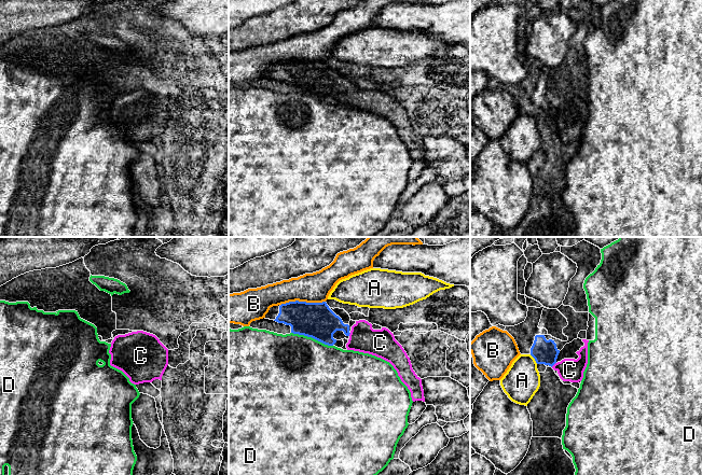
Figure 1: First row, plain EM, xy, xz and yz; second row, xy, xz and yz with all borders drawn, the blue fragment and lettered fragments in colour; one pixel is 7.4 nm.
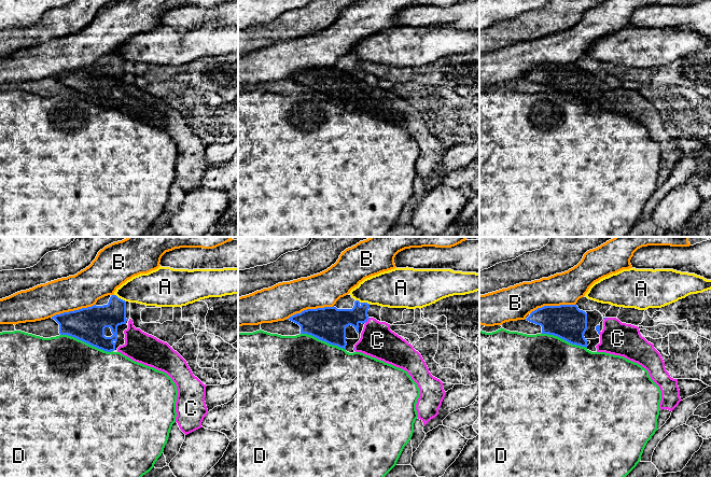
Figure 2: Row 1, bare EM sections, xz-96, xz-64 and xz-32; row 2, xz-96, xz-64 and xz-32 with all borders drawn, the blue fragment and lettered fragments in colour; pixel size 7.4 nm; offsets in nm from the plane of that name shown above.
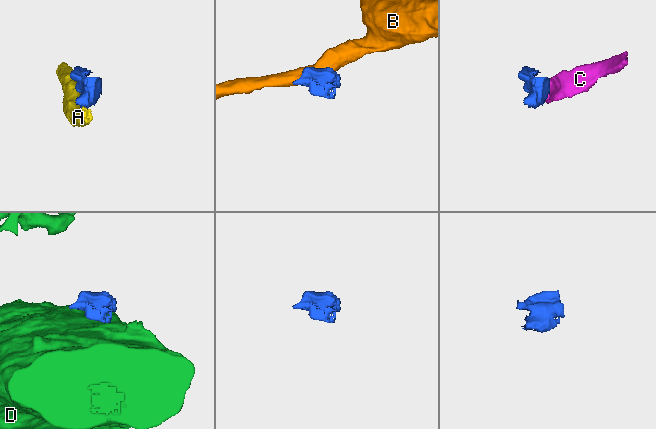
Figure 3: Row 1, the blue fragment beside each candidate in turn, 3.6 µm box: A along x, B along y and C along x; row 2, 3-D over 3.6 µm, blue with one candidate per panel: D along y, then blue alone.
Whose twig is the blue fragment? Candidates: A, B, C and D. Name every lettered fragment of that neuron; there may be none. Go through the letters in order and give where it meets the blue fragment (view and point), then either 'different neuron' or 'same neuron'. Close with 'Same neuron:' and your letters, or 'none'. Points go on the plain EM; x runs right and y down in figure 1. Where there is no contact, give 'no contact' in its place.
A: yz (534, 116) | different neuron
B: xz (302, 60) | different neuron
C: yz (553, 123) | same neuron
D: xz (312, 96) | different neuron
Same neuron: C

